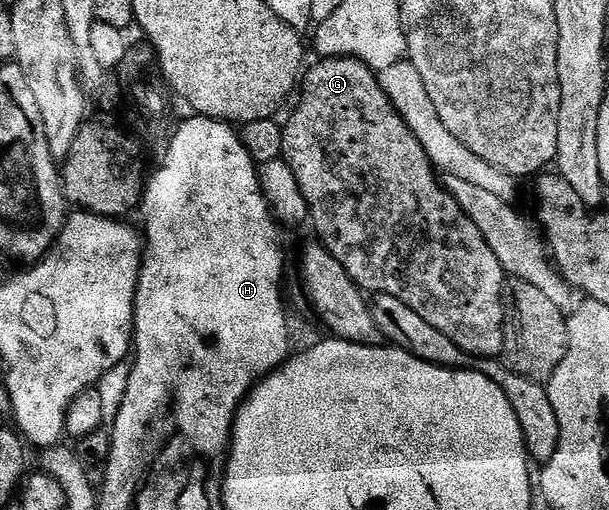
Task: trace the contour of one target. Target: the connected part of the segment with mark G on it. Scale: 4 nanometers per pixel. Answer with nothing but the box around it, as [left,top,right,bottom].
[282,58,509,359]

